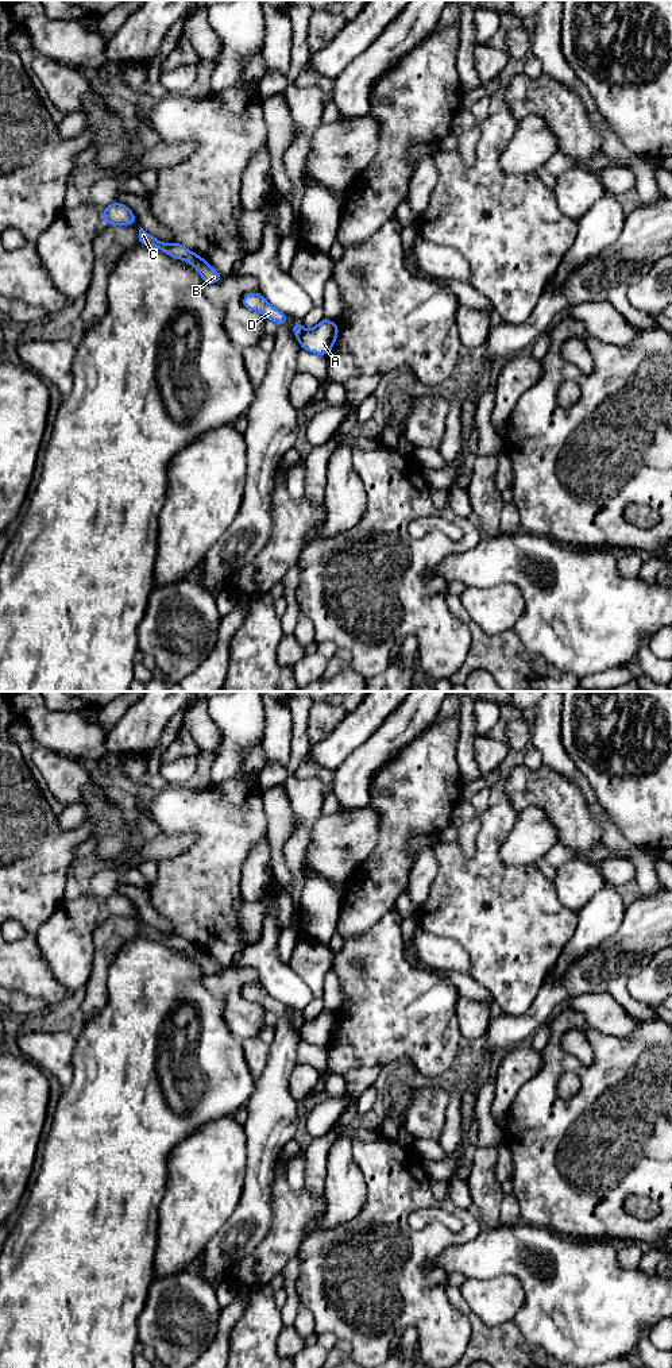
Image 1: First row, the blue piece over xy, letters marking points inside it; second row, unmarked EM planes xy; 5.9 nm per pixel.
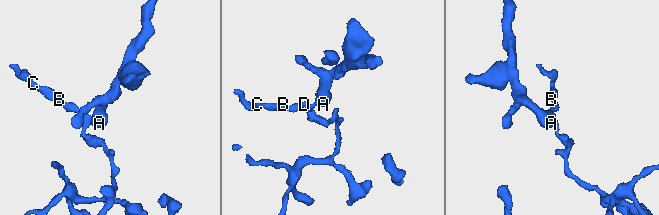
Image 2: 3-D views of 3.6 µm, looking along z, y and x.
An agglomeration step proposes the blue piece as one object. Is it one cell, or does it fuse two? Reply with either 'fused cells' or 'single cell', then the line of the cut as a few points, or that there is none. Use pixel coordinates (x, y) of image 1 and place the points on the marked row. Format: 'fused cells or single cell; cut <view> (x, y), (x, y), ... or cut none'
fused cells; cut xy (304, 331), (298, 340)

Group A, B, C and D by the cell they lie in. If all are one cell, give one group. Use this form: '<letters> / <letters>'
A / B C D

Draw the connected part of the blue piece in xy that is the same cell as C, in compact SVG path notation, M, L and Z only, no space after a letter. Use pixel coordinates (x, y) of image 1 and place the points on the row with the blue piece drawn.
M142 227L139 230L139 242L150 248L161 248L165 254L170 255L175 259L182 259L190 263L201 275L205 285L217 284L224 280L221 274L219 274L209 262L190 251L181 243L163 243L158 240L155 236L146 232Z

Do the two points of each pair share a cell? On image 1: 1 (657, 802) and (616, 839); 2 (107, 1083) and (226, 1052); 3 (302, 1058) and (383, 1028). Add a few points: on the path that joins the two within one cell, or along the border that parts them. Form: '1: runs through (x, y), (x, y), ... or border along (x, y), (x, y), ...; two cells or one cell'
1: border along (602, 808), (616, 828), (629, 842), (647, 850); two cells
2: runs through (145, 1121), (190, 1120), (220, 1090); one cell
3: border along (327, 1047), (328, 1071); two cells

